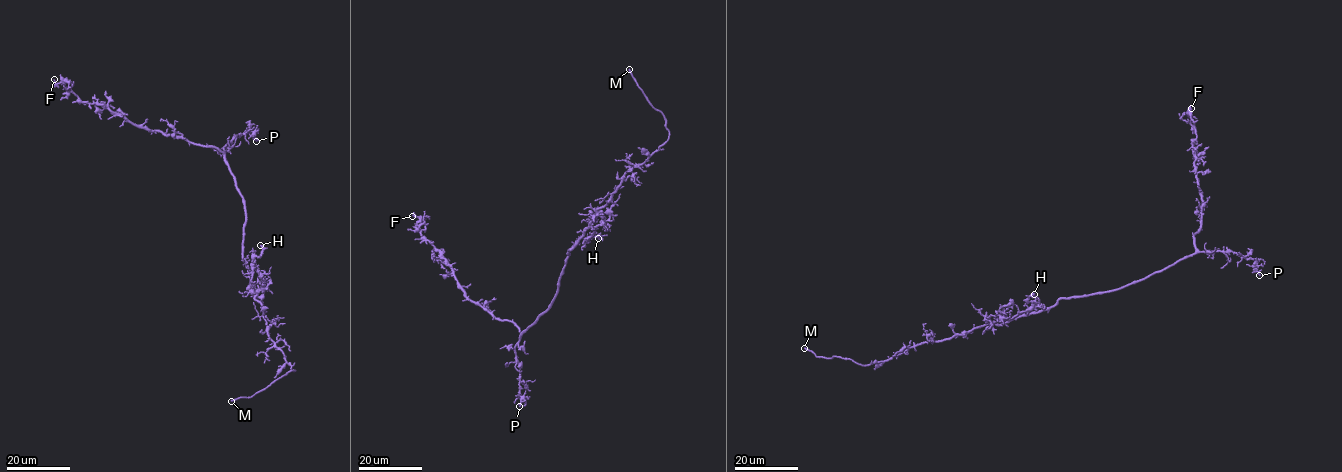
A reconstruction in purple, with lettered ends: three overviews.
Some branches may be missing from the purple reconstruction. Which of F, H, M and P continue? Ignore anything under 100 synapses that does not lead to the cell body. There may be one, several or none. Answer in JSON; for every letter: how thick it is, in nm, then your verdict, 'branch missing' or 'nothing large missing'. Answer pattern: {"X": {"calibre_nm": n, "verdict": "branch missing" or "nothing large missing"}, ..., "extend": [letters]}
{"F": {"calibre_nm": 140, "verdict": "nothing large missing"}, "H": {"calibre_nm": 360, "verdict": "nothing large missing"}, "M": {"calibre_nm": 220, "verdict": "branch missing"}, "P": {"calibre_nm": 120, "verdict": "nothing large missing"}, "extend": ["M"]}

